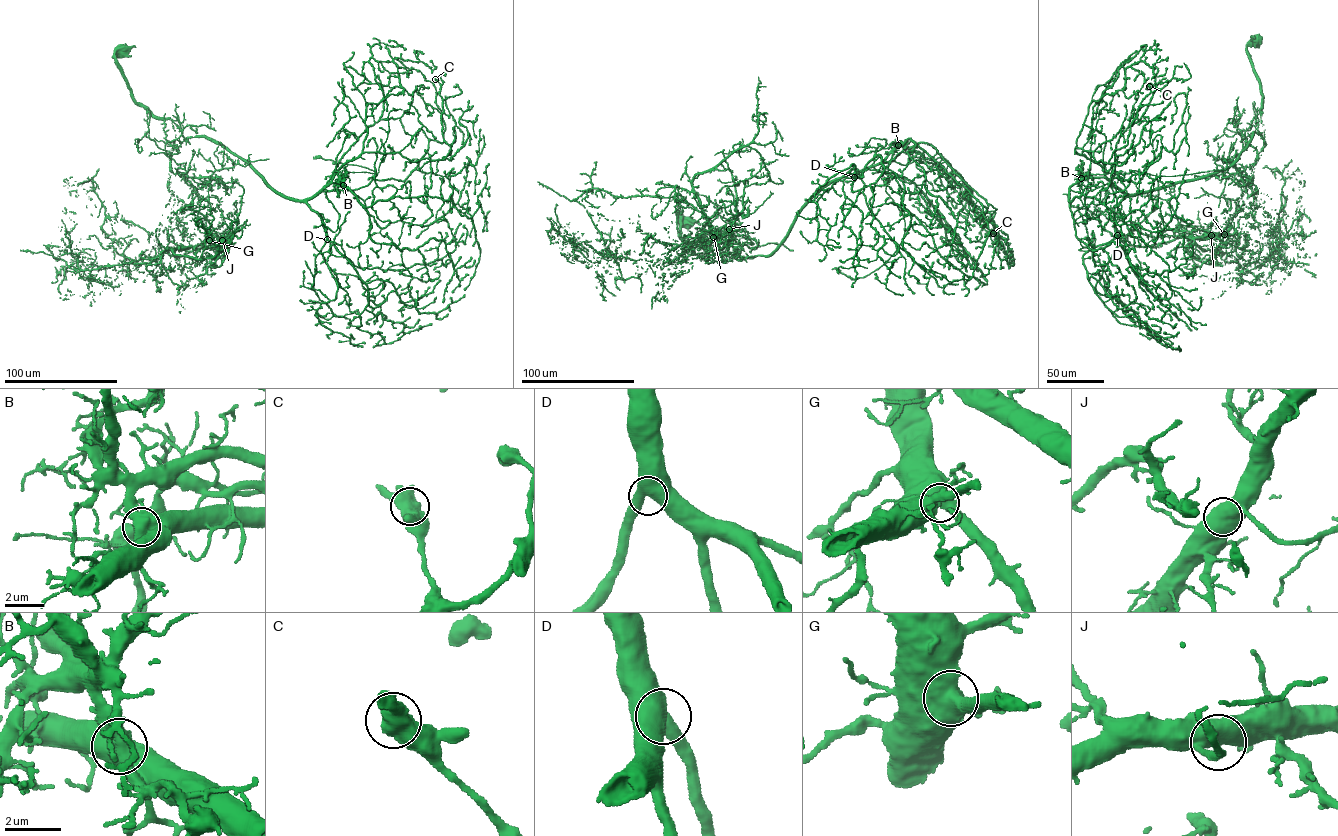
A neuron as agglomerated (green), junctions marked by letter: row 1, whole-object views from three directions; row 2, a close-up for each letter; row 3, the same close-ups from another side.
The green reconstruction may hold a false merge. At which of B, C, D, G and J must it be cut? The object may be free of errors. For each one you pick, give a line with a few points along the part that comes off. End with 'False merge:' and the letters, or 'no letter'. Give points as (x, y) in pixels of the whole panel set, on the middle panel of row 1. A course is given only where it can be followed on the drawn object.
B: course (898, 145), (888, 164), (885, 191), (903, 217), (901, 243), (884, 263), (863, 277), (852, 279), (832, 269)
False merge: B

